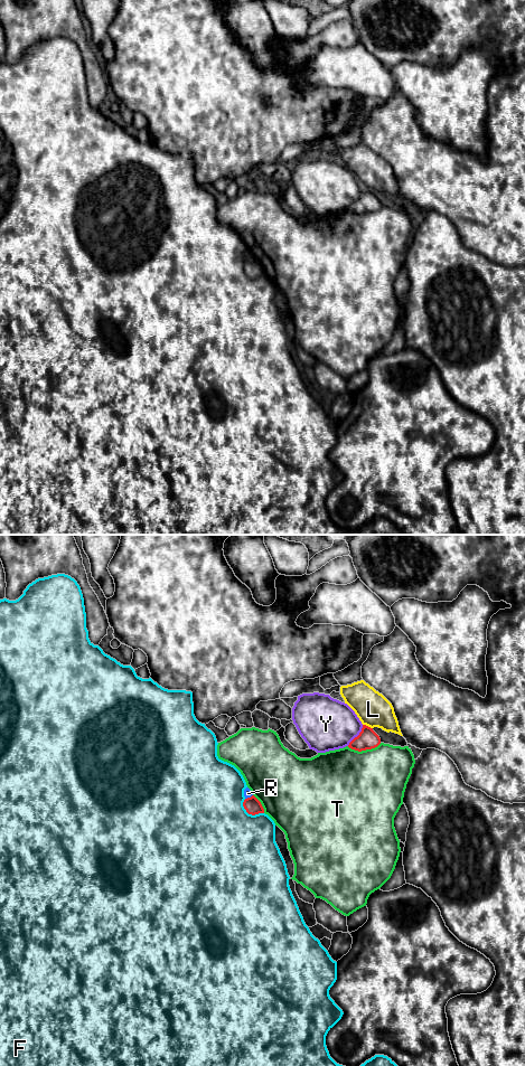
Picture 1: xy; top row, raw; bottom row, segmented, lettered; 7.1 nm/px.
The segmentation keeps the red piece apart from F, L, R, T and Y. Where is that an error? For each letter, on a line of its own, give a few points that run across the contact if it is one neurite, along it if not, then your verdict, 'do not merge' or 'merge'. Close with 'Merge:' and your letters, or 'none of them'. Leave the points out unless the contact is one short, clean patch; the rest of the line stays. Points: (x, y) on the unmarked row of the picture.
F: do not merge
L: do not merge
R: line xy (252, 257), (245, 262); do not merge
T: do not merge
Y: do not merge
Merge: none of them

